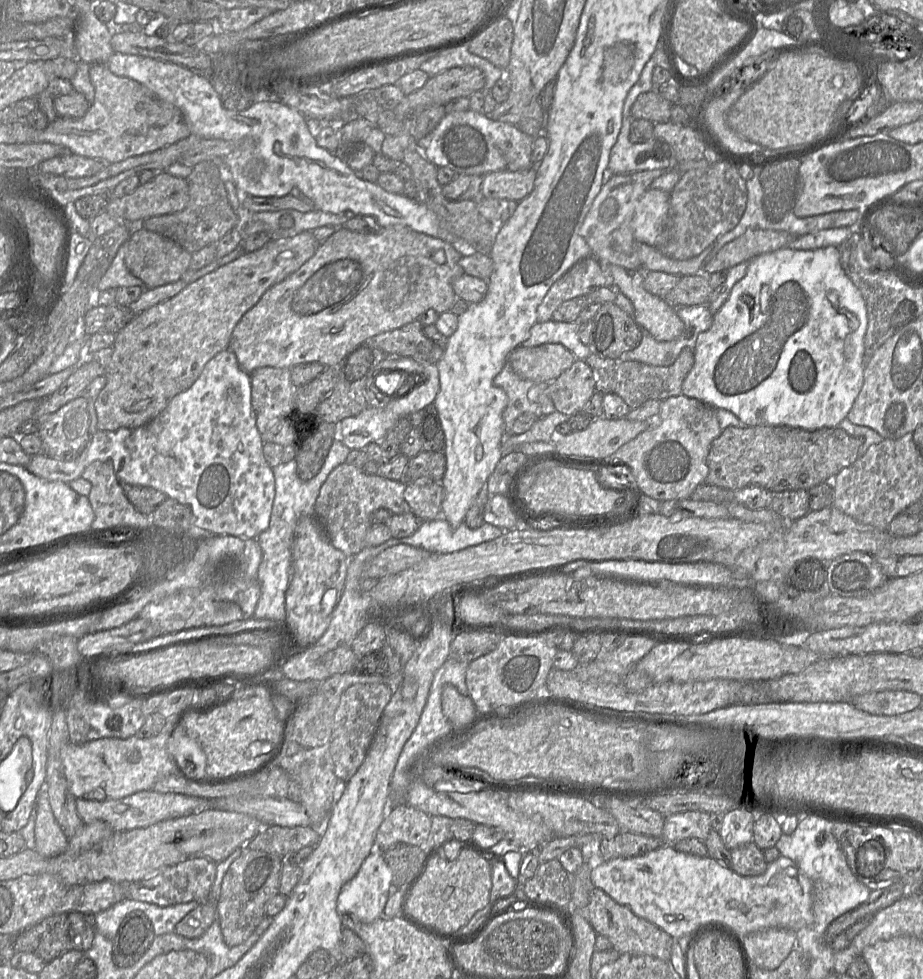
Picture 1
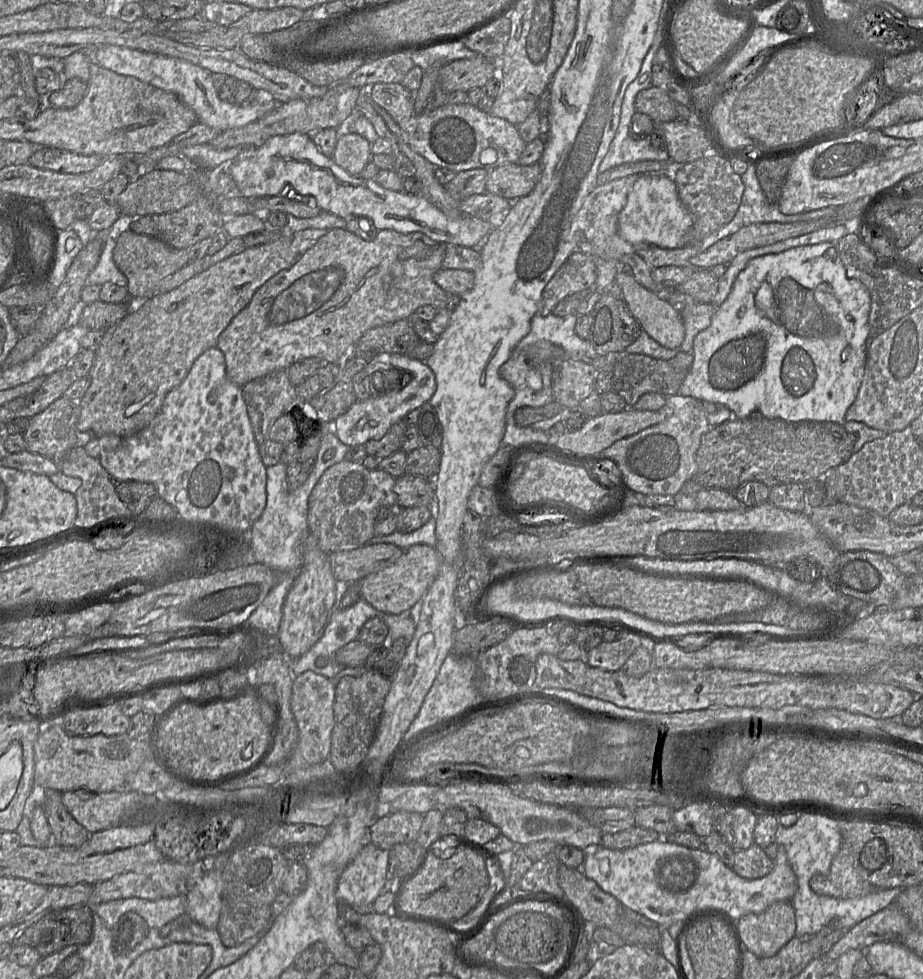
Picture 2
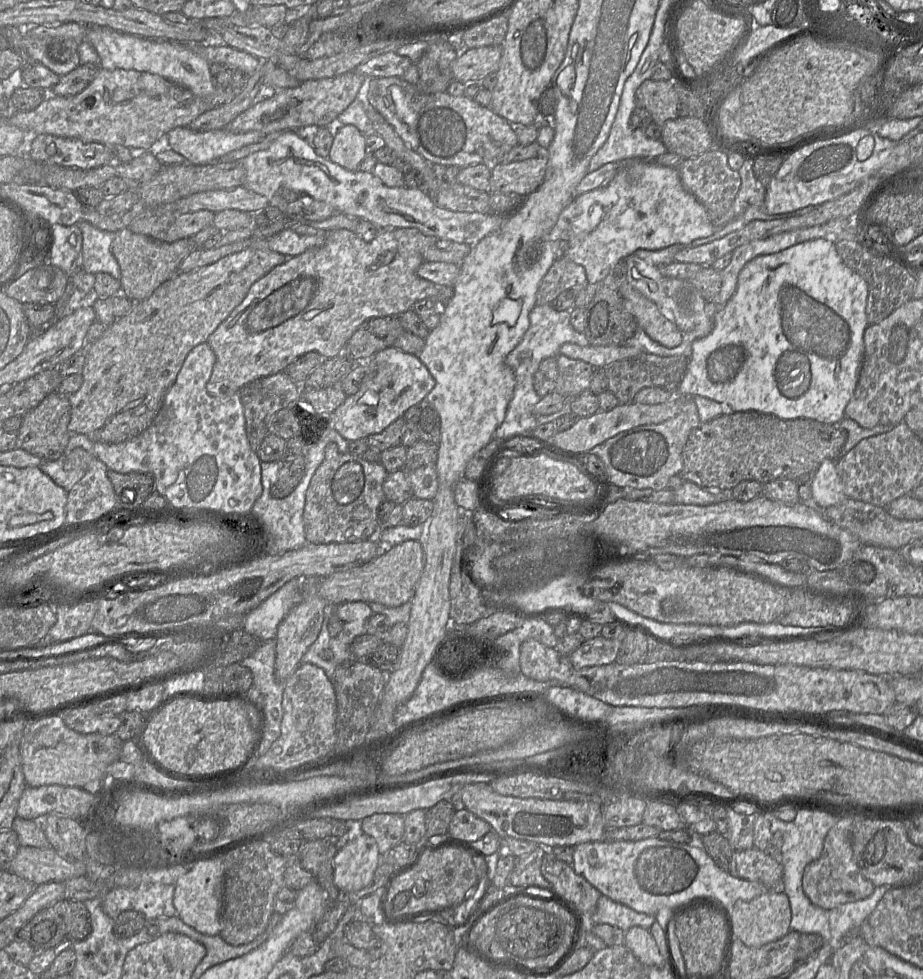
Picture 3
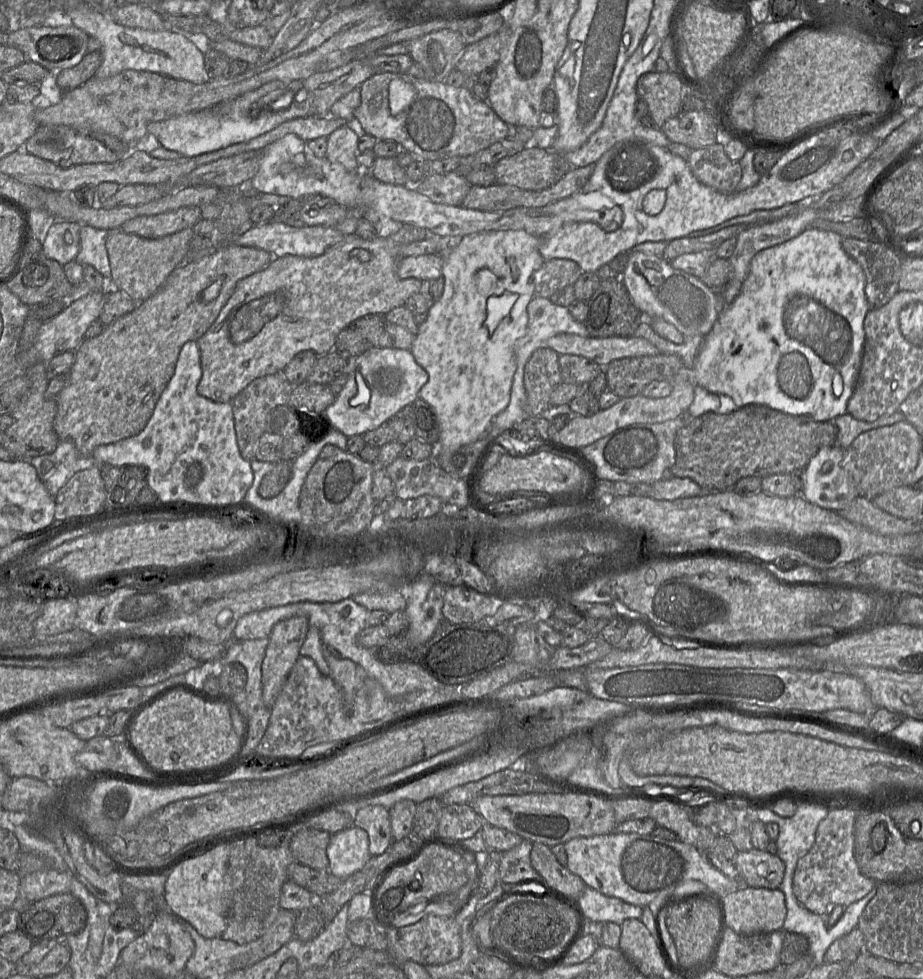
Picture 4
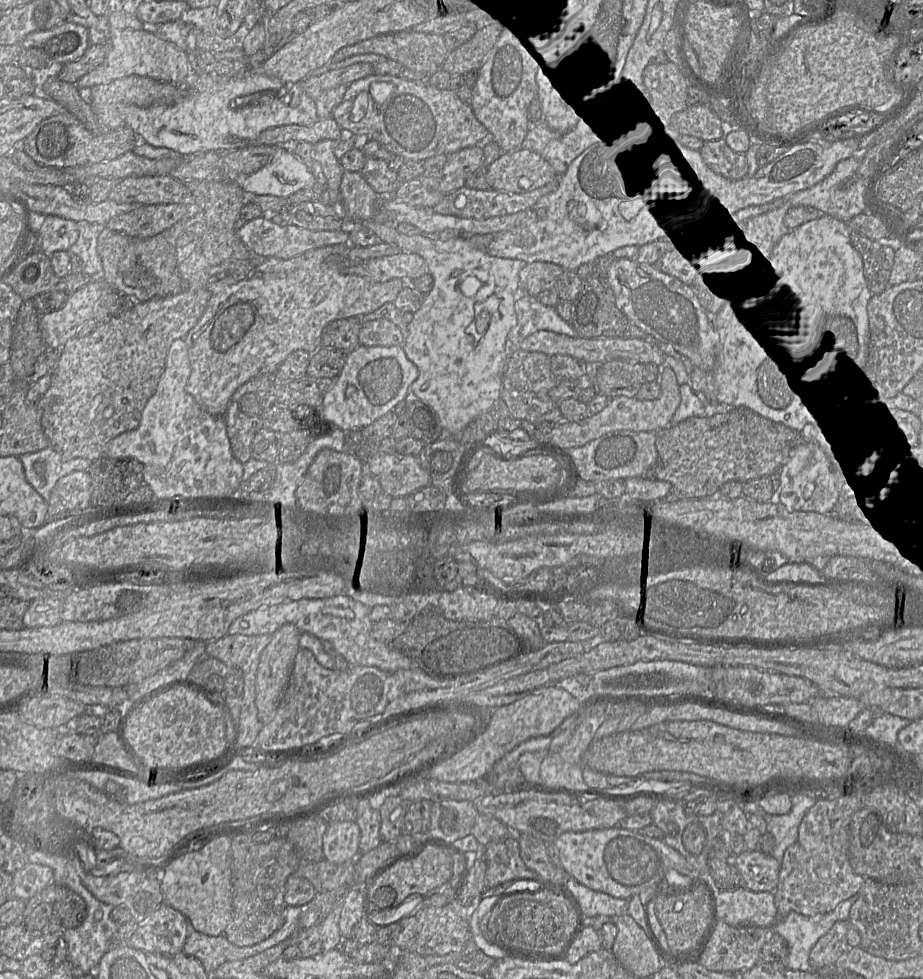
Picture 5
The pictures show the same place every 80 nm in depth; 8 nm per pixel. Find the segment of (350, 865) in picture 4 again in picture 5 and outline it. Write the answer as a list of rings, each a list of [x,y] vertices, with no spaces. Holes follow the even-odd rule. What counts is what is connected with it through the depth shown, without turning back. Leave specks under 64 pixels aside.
[[[335,821],[327,823],[323,835],[325,859],[334,863],[355,861],[360,855],[360,828],[355,821]]]

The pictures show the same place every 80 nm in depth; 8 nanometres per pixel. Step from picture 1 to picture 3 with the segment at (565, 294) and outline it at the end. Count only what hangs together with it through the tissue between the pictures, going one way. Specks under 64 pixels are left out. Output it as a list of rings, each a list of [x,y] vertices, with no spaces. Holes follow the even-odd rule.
[[[560,257],[542,279],[536,294],[537,305],[551,304],[568,289],[578,291],[588,283],[586,270],[574,261]]]

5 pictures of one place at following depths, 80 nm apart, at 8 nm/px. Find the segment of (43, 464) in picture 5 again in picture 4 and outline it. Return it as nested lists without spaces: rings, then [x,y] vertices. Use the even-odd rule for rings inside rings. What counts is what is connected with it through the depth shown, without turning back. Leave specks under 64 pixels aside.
[[[60,440],[57,448],[51,454],[22,460],[28,460],[35,468],[38,477],[44,482],[53,497],[74,474],[97,464],[92,456],[79,454],[70,440]],[[47,461],[52,463],[52,468],[45,473],[43,463]]]

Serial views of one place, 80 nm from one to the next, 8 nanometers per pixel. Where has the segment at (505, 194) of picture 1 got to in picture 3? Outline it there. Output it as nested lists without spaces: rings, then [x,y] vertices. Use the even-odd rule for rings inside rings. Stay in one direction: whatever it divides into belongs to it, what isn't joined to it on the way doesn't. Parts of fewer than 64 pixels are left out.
[[[545,154],[522,161],[497,164],[491,170],[490,192],[516,193],[527,197],[543,182],[546,168]]]

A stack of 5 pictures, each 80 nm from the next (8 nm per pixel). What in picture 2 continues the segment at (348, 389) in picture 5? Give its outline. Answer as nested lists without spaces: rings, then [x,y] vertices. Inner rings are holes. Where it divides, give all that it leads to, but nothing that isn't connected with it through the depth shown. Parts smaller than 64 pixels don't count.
[[[381,353],[372,361],[382,362],[380,367],[390,373],[390,376],[384,375],[382,378],[387,378],[386,385],[379,382],[382,393],[374,398],[357,400],[334,422],[328,422],[333,423],[332,432],[349,447],[365,445],[371,439],[381,439],[398,420],[403,419],[410,411],[429,402],[437,388],[435,375],[431,368],[425,362],[411,358],[407,354]],[[398,374],[402,375],[401,384],[388,390],[385,389],[399,378]]]

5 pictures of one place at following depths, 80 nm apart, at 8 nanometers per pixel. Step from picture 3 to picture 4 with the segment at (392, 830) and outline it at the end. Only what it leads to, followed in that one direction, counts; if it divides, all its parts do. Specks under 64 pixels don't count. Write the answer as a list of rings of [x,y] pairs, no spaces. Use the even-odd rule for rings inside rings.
[[[366,805],[354,814],[354,825],[368,834],[372,856],[386,852],[394,839],[391,832],[389,809],[380,805]]]

